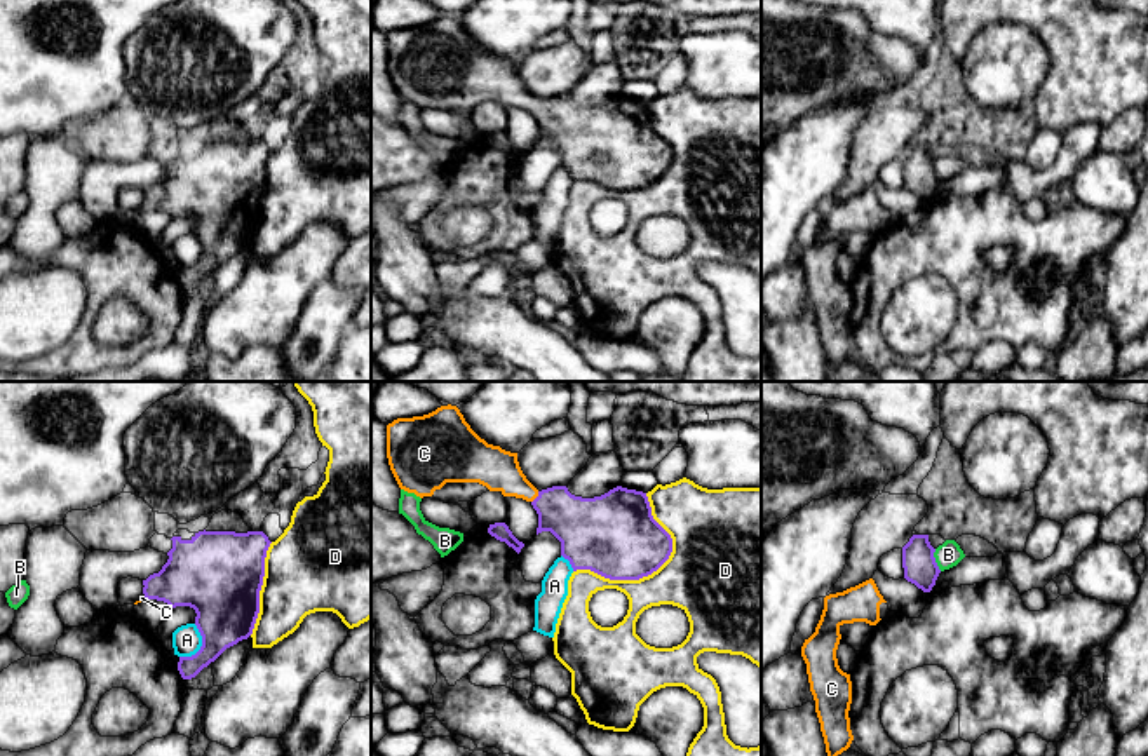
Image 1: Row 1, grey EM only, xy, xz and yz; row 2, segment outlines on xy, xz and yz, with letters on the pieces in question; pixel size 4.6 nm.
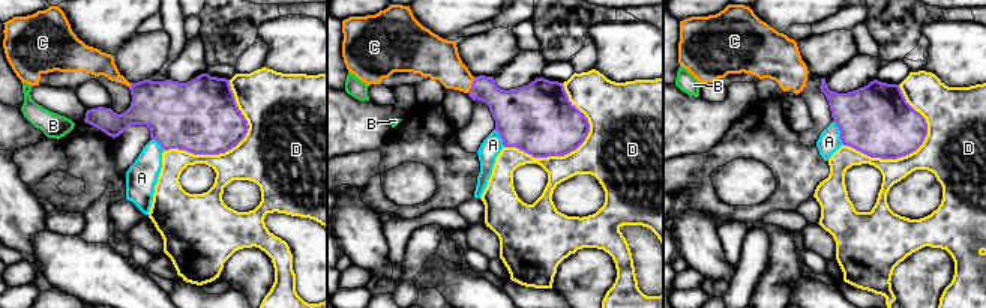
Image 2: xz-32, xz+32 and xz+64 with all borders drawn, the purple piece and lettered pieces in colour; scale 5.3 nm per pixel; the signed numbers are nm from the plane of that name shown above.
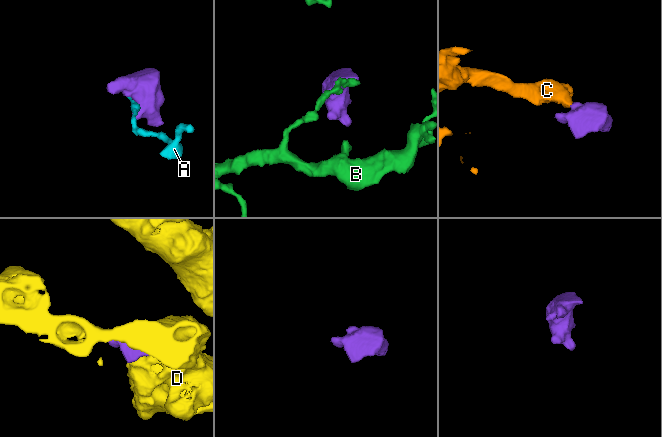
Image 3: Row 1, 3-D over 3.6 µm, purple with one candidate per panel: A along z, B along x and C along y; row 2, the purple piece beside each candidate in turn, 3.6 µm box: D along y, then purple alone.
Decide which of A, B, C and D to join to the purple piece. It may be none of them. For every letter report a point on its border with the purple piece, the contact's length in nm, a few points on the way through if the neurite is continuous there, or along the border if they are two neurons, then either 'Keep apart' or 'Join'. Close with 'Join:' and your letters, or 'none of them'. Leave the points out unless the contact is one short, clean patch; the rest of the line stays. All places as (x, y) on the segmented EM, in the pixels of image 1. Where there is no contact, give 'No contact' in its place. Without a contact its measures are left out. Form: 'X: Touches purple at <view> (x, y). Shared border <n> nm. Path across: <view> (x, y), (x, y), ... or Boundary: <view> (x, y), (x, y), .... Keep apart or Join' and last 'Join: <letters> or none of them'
A: Touches purple at xy (201, 647). Shared border 180 nm. Keep apart
B: Touches purple at yz (934, 560). Shared border 110 nm. Boundary: yz (934, 549), (934, 560), (941, 570). Keep apart
C: Touches purple at xz (537, 497). Shared border 70 nm. Path across: xz (582, 525), (537, 497), (493, 467). Join
D: Touches purple at xz (652, 572). Shared border 500 nm. Keep apart
Join: C

